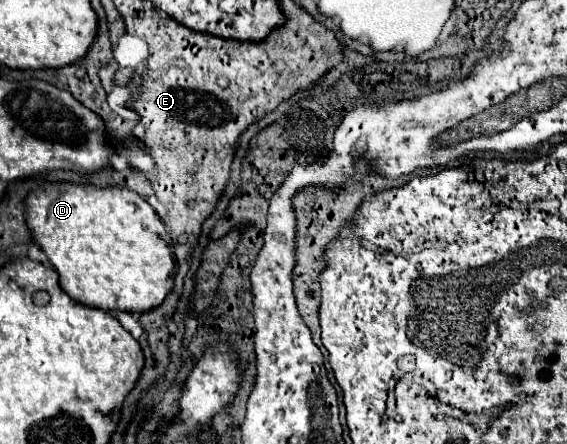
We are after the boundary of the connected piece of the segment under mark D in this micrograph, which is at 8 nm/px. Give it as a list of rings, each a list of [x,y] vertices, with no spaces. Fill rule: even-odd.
[[[60,183],[60,189],[38,189],[26,195],[26,223],[32,231],[34,241],[46,253],[54,265],[60,287],[78,303],[100,307],[104,311],[134,311],[144,313],[158,307],[166,293],[172,289],[172,239],[160,221],[158,213],[150,203],[120,185],[114,187],[94,187],[94,185],[74,185]]]

